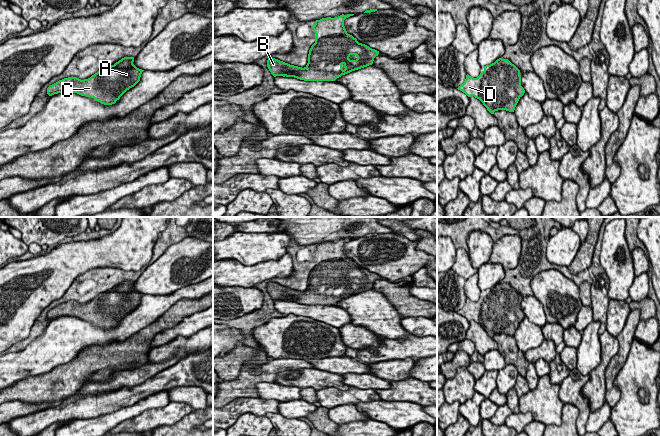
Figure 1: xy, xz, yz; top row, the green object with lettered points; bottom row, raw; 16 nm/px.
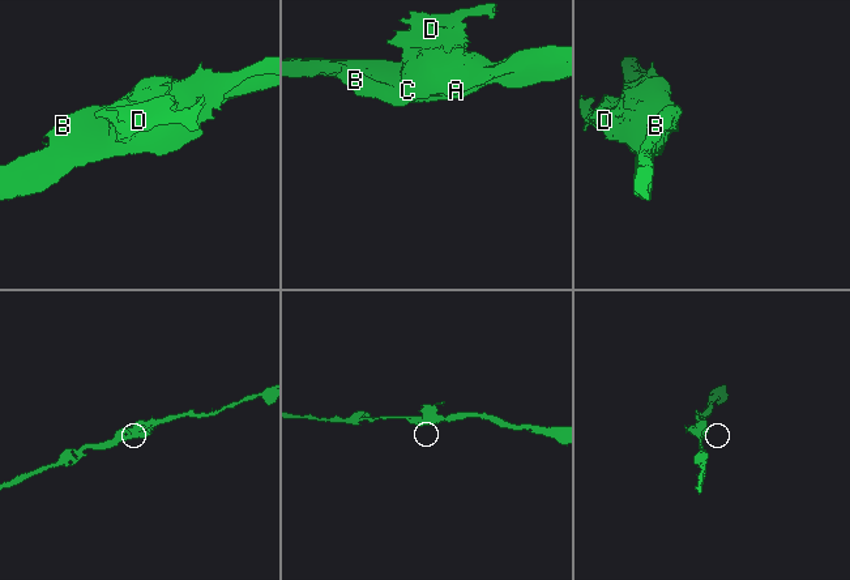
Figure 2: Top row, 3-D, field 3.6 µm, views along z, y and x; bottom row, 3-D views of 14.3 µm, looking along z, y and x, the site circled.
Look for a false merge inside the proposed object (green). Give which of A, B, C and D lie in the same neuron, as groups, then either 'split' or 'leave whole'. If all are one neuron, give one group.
A B C D | leave whole

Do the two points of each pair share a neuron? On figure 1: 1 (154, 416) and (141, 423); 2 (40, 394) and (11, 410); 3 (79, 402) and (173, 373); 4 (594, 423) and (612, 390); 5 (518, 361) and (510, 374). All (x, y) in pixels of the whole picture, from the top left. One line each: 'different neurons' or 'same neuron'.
1: same neuron
2: different neurons
3: same neuron
4: different neurons
5: different neurons

